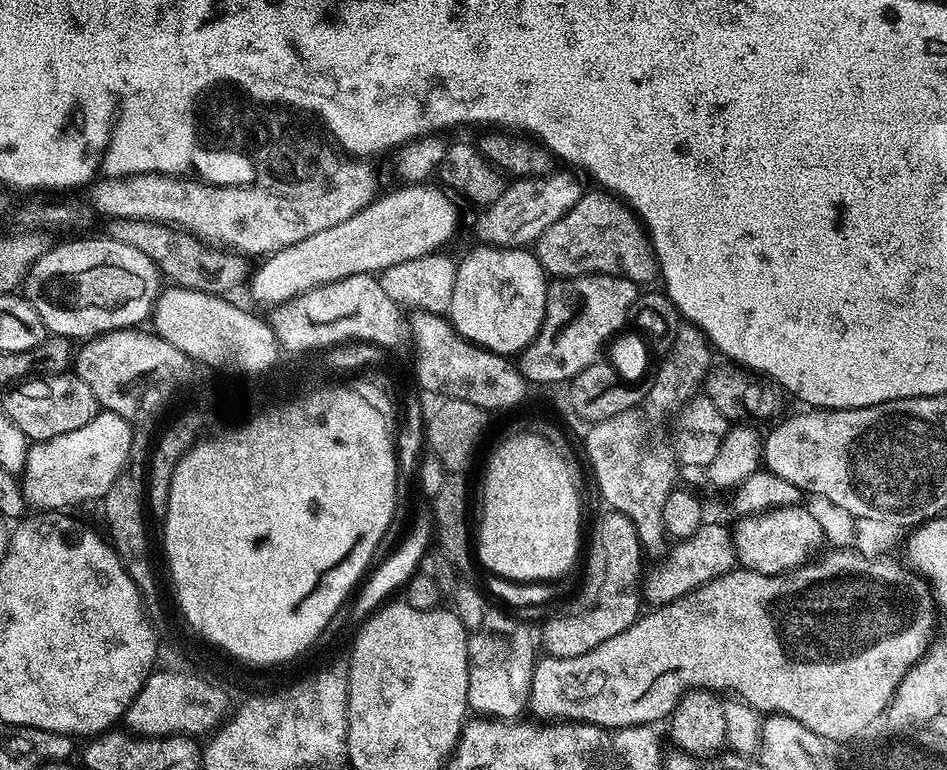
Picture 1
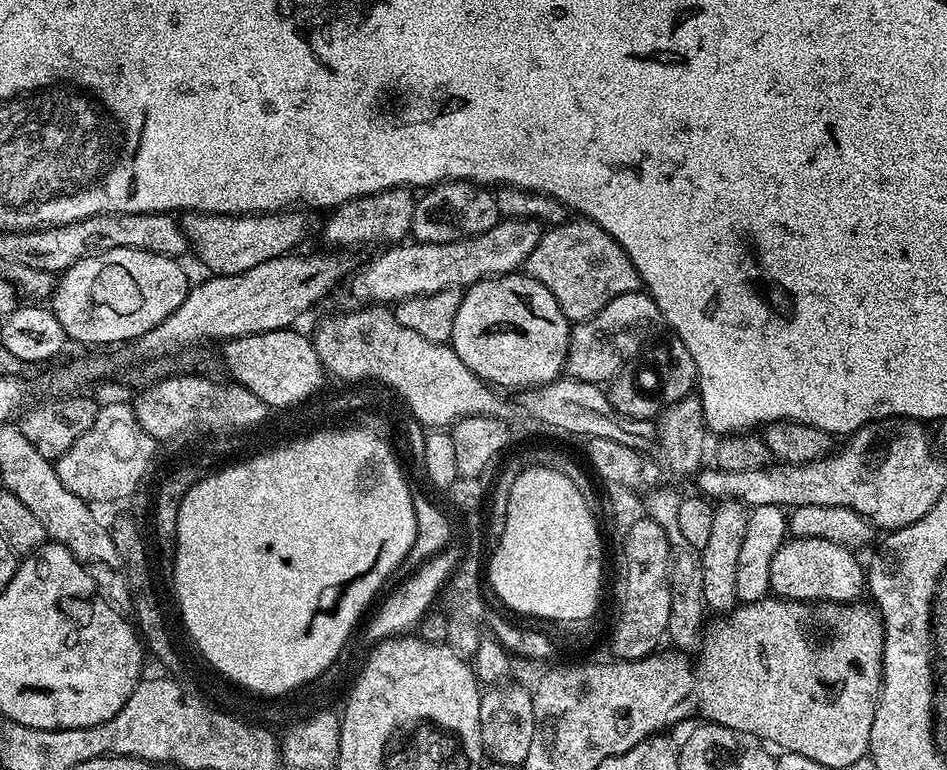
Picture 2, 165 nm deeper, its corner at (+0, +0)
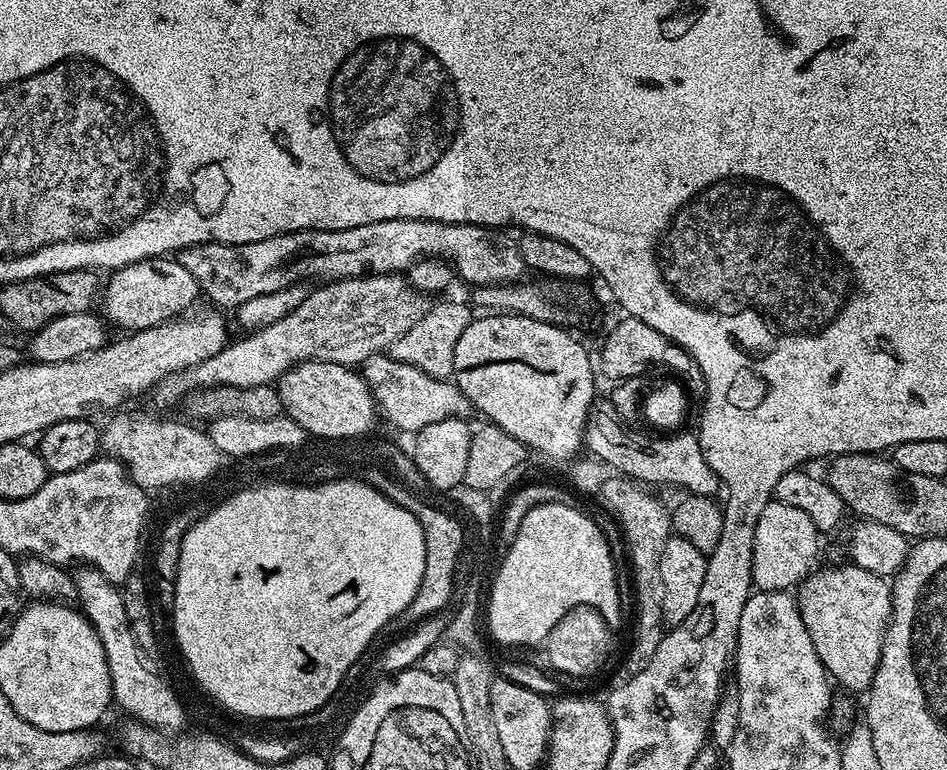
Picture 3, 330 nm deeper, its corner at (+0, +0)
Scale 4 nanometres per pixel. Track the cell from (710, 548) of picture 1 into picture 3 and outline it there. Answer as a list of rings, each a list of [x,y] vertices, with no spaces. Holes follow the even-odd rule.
[[[770,503],[758,514],[752,559],[752,582],[762,592],[786,592],[802,584],[817,567],[816,555],[820,552],[821,533],[803,510],[785,504]]]

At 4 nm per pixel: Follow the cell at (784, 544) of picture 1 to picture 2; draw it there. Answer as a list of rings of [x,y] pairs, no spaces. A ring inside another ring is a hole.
[[[822,538],[785,539],[770,562],[770,589],[785,600],[833,600],[836,604],[855,601],[866,588],[866,572],[849,547]]]

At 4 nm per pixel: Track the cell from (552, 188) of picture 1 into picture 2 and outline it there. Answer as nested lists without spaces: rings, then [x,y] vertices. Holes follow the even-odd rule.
[[[501,219],[490,230],[449,244],[401,242],[388,246],[352,280],[352,296],[364,306],[395,306],[401,300],[434,294],[447,288],[465,289],[492,276],[515,273],[538,246],[542,224],[536,219]]]

